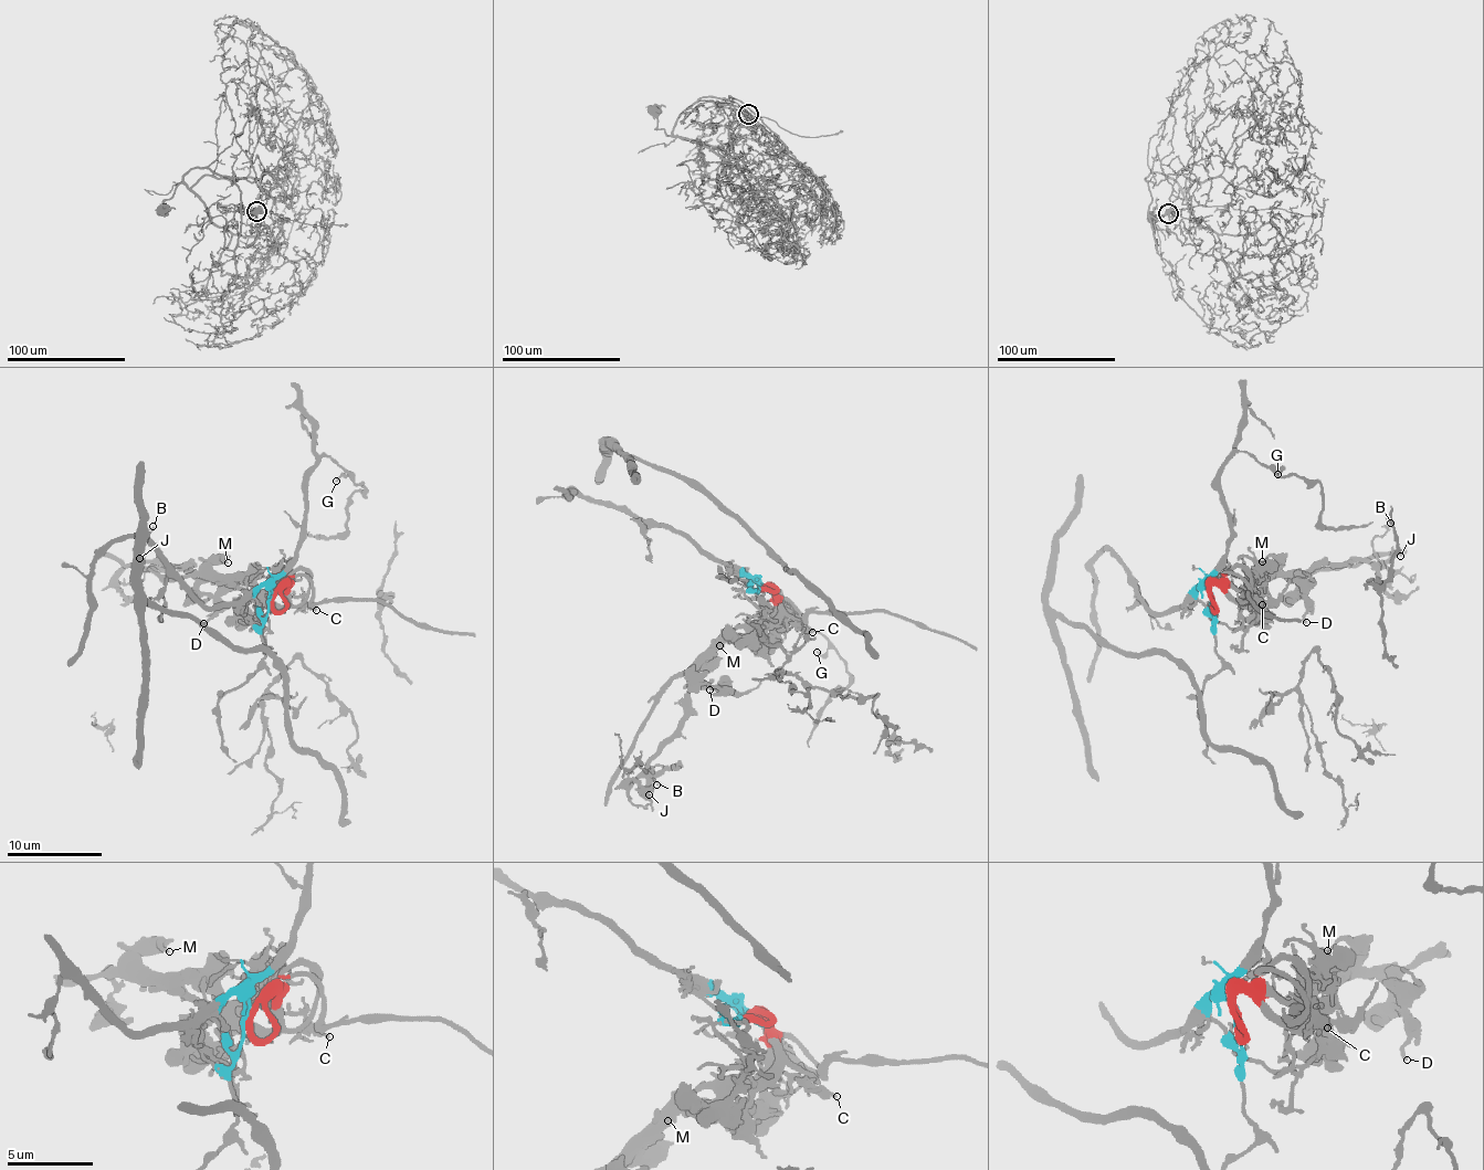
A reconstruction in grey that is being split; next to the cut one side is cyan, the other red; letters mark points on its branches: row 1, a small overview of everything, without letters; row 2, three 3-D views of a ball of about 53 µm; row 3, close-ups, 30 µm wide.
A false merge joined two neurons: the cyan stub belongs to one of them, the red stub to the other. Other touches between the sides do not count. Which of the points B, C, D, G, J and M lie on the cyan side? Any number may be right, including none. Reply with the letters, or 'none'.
G

